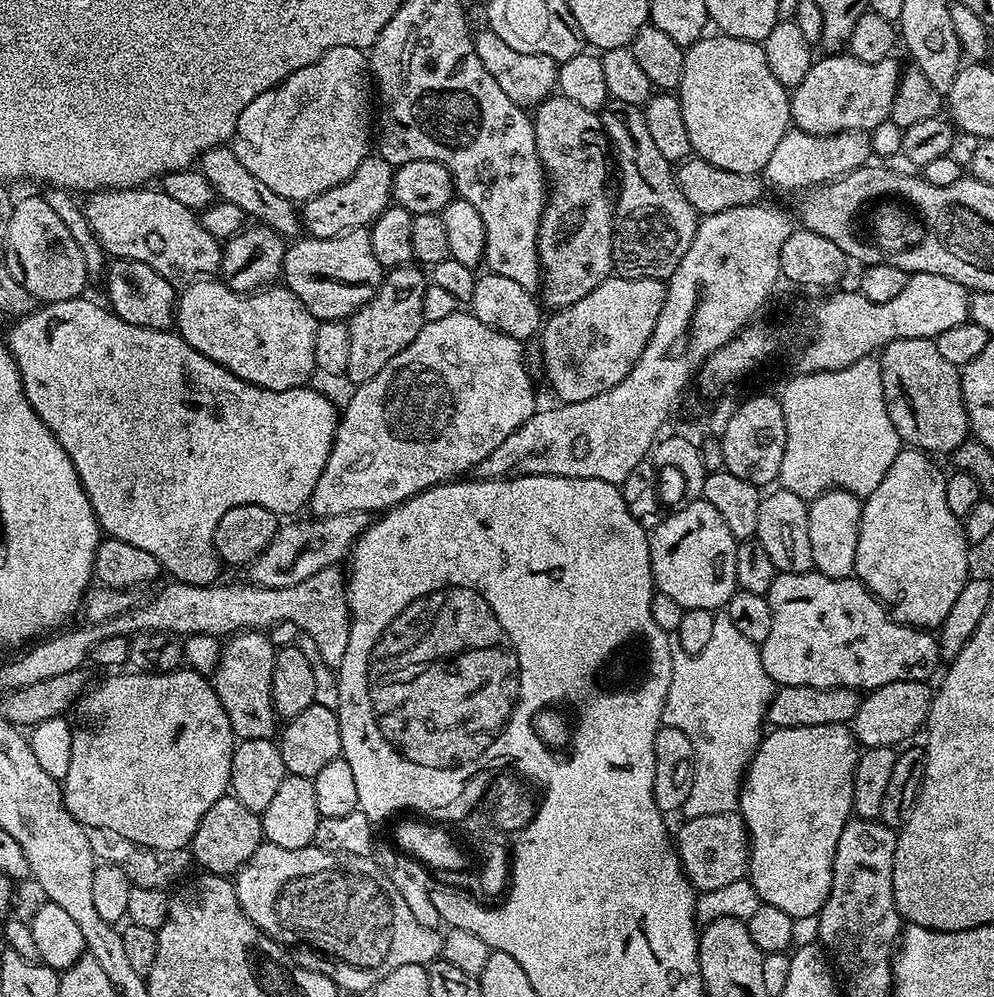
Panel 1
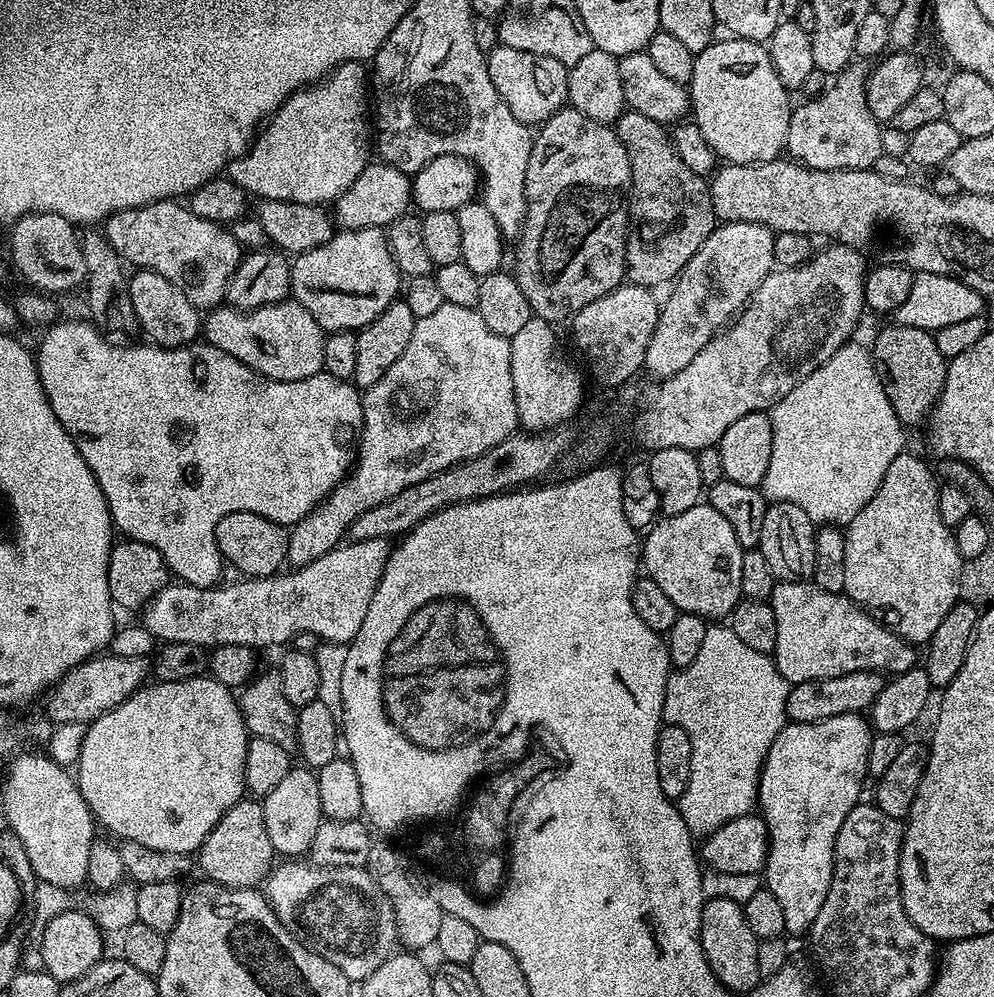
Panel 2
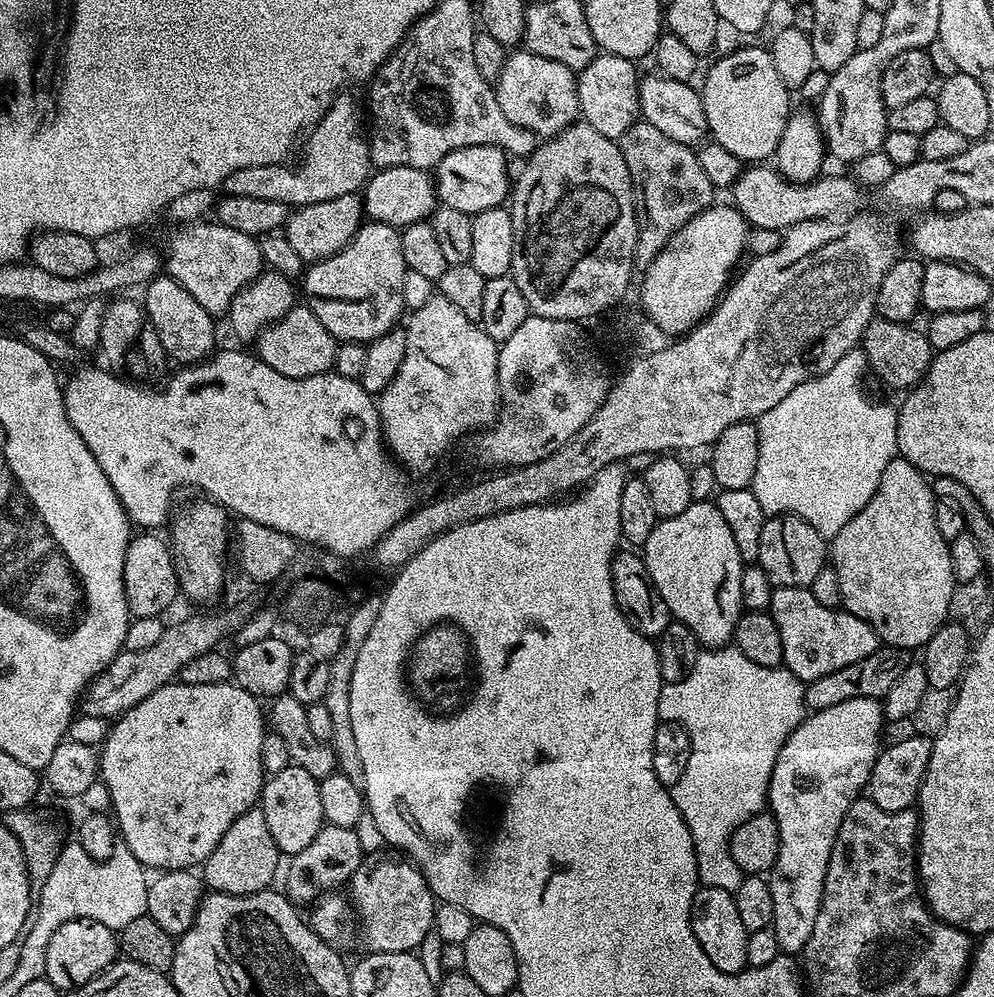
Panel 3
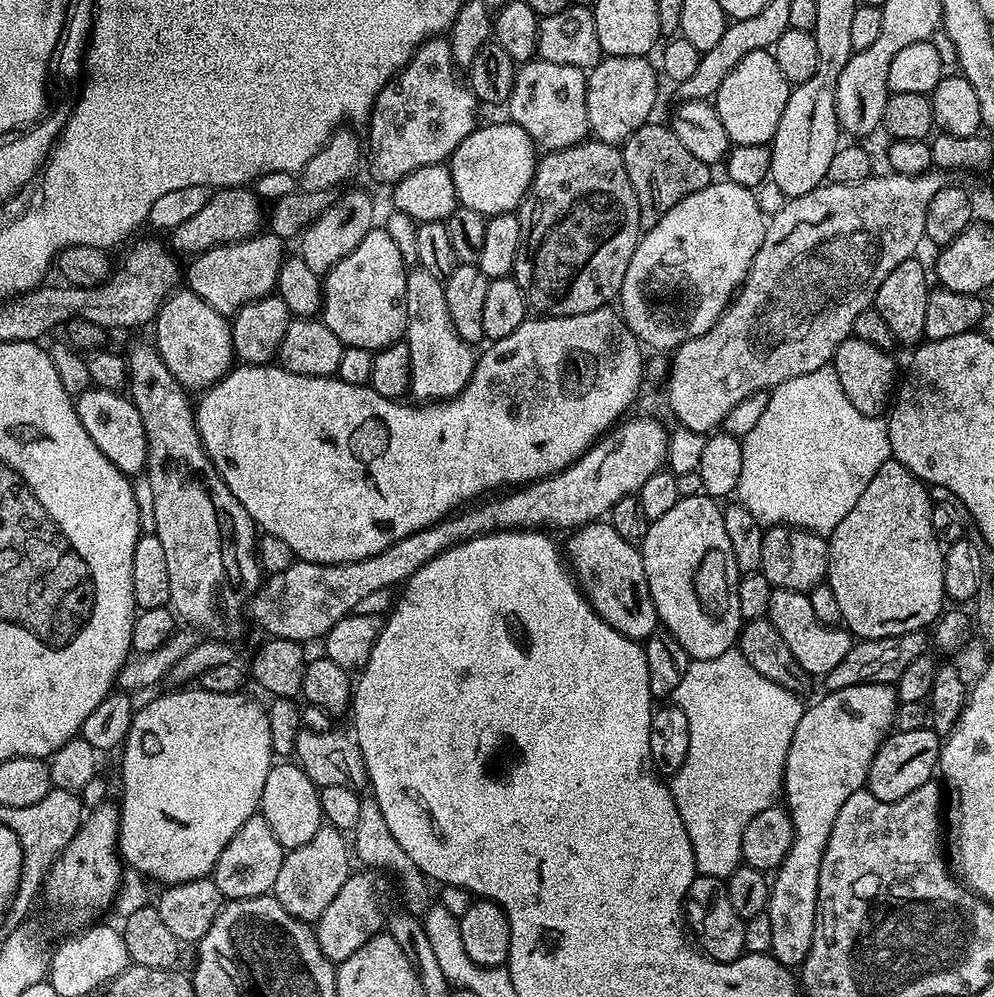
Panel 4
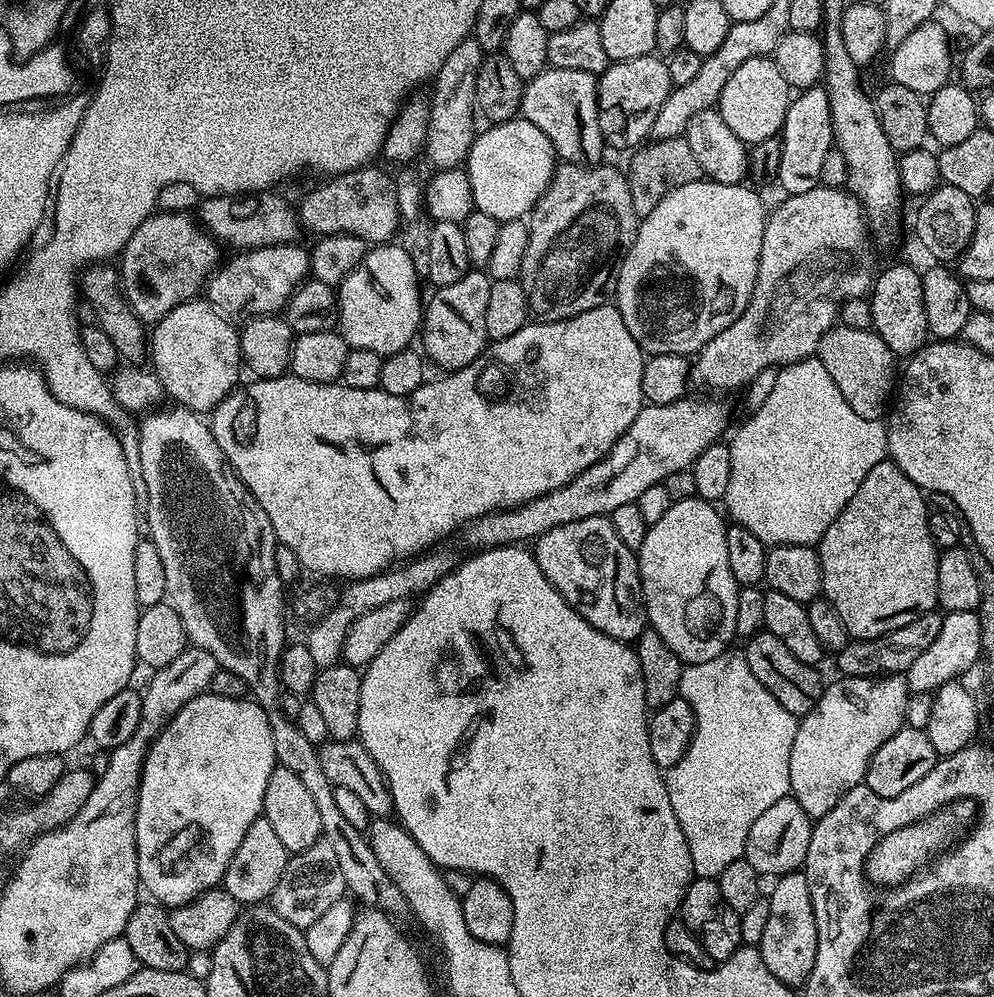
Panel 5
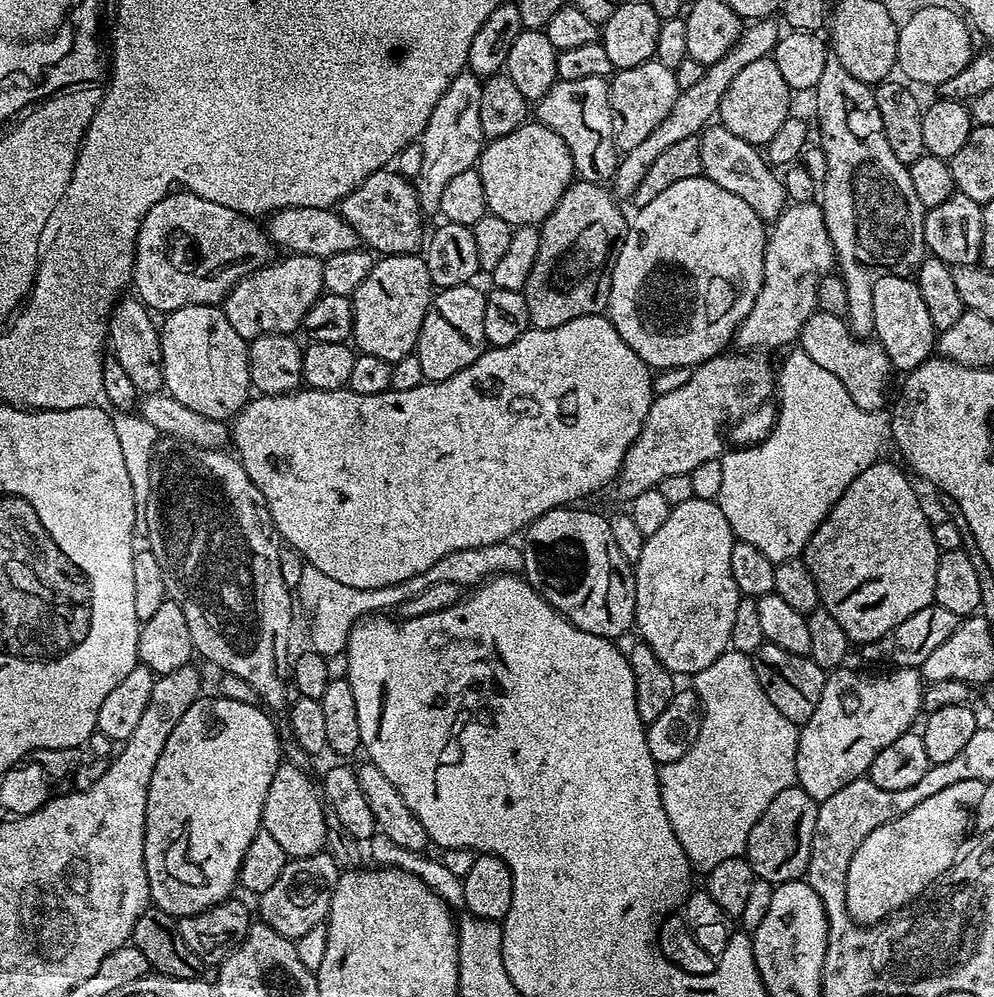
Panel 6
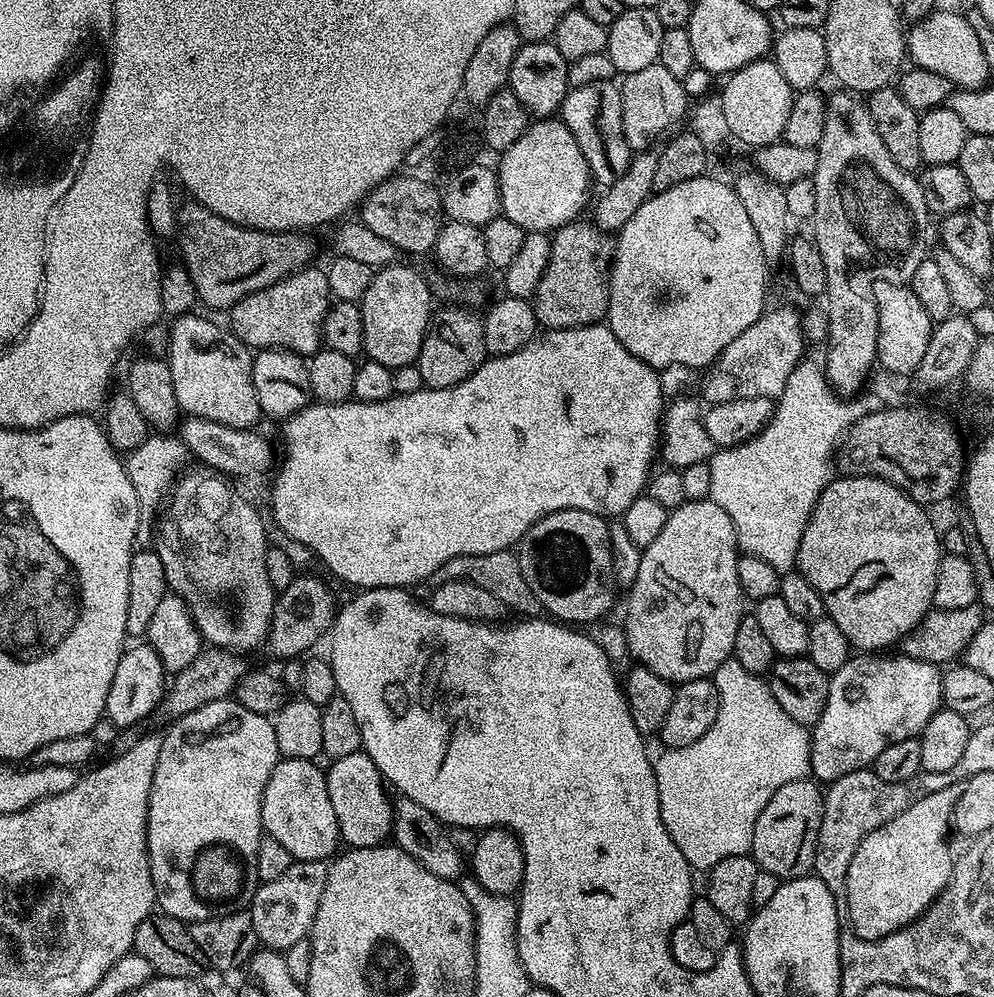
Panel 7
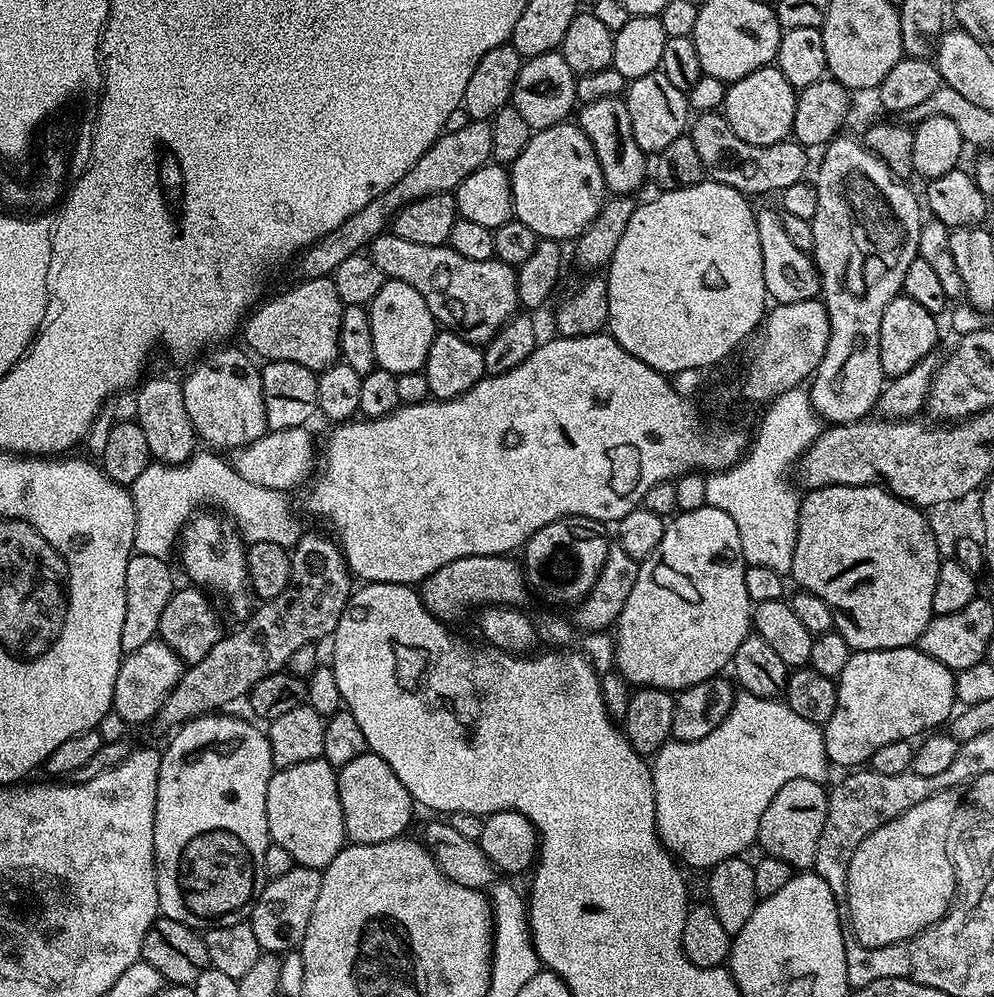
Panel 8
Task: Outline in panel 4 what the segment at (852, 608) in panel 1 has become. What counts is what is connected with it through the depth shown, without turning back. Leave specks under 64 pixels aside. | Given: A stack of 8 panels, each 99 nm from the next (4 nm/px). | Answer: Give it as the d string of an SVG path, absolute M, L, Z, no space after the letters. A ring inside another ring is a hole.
M773 588L770 594L770 610L766 618L774 626L774 630L782 634L782 639L794 654L798 666L802 666L802 670L806 670L812 678L828 676L830 670L834 670L834 666L838 666L838 662L842 662L842 658L850 654L854 643L854 637L847 628L818 622L806 592Z

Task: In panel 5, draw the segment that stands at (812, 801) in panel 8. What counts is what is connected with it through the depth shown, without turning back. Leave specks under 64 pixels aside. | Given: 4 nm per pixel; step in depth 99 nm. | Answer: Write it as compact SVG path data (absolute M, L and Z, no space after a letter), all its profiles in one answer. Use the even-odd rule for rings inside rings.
M791 794L781 795L774 806L765 810L750 826L750 838L746 838L743 859L754 866L761 877L779 878L792 872L799 872L804 867L806 846L810 846L810 834L814 820L802 810L802 806Z

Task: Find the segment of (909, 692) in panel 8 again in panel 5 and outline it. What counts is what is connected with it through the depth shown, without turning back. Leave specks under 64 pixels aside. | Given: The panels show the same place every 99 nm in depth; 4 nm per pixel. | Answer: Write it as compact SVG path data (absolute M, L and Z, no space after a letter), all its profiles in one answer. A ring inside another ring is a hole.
M881 674L875 678L871 676L846 676L836 678L836 681L829 683L824 689L822 698L818 702L818 706L814 706L814 710L810 710L810 714L799 717L796 733L794 734L794 746L790 750L790 786L792 787L791 795L800 803L802 810L806 810L806 814L813 818L818 818L822 814L826 814L826 810L834 810L834 806L843 798L852 788L864 783L864 775L868 769L870 758L874 758L874 754L878 750L878 746L882 746L882 742L890 742L890 738L894 738L894 734L898 734L898 730L905 727L904 719L906 718L906 702L909 698L908 681L900 674Z

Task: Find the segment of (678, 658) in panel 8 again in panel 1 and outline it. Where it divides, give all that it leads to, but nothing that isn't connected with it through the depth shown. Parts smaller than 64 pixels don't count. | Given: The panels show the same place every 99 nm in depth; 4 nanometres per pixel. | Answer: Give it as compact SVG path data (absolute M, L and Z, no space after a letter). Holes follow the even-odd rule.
M688 500L685 508L672 512L648 538L650 566L655 591L661 596L674 598L678 606L720 610L736 595L734 554L738 541L730 534L730 526L706 502Z

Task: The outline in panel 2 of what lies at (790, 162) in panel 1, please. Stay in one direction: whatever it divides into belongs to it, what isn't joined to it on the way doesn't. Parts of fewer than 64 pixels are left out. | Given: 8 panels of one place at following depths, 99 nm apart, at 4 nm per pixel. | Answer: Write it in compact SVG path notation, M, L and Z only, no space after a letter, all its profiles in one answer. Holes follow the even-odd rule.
M860 62L849 63L817 100L797 103L792 109L786 152L805 168L823 172L871 169L882 154L882 124L874 118L866 98L869 69L856 63Z

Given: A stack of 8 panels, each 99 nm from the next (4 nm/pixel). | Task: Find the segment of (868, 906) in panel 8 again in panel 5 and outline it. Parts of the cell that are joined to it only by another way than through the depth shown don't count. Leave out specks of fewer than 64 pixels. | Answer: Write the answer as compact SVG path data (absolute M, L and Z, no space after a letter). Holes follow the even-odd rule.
M956 798L944 805L939 812L920 820L917 824L901 825L886 833L880 837L878 843L872 845L872 853L869 854L866 865L867 879L877 886L903 884L905 880L921 871L929 861L939 857L961 835L959 832L964 827L967 829L977 816L978 804L975 799Z

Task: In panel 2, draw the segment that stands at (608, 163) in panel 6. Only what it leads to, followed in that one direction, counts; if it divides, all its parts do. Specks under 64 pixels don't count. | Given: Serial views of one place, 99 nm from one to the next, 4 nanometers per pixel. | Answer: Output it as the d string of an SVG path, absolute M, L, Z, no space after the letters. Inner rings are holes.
M497 43L496 47L489 51L486 56L490 82L494 82L494 90L510 106L510 114L518 118L518 122L529 126L539 126L549 120L559 108L568 104L568 68L562 62L554 58L546 58L542 54L530 54L526 50L514 50L510 46Z

